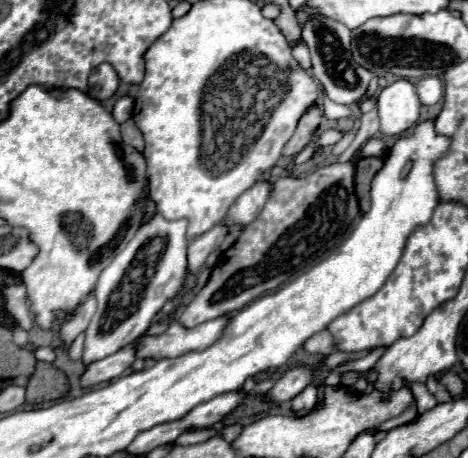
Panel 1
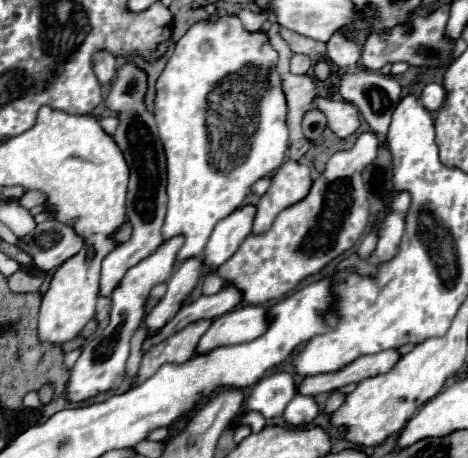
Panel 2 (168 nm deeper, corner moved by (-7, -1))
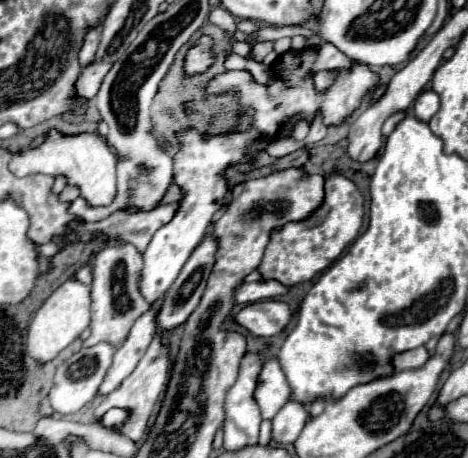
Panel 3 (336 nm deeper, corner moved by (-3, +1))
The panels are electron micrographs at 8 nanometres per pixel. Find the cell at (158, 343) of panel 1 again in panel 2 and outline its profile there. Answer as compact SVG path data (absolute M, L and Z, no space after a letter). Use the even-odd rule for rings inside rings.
M241 306L215 318L211 328L201 336L195 352L205 354L217 346L251 342L267 330L263 306Z

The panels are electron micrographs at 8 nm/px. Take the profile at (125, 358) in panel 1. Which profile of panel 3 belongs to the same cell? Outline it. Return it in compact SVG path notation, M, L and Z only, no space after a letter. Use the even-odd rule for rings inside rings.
M261 280L261 282L247 282L239 286L239 290L235 292L235 298L237 298L237 304L251 304L267 298L277 298L287 292L289 292L289 286L281 284L279 280Z

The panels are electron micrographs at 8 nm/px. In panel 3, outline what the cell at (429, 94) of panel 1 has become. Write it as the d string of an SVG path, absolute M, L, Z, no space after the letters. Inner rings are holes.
M433 90L421 92L413 104L413 116L421 122L429 122L437 110L439 110L439 96Z

